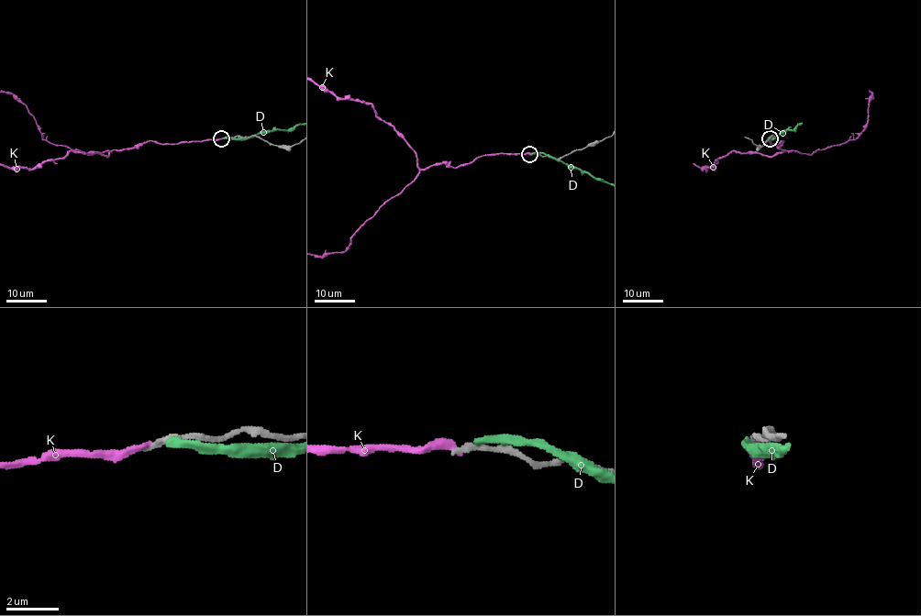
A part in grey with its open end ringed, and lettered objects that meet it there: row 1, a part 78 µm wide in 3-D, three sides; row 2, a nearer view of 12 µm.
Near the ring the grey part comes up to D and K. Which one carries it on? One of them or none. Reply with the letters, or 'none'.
none

